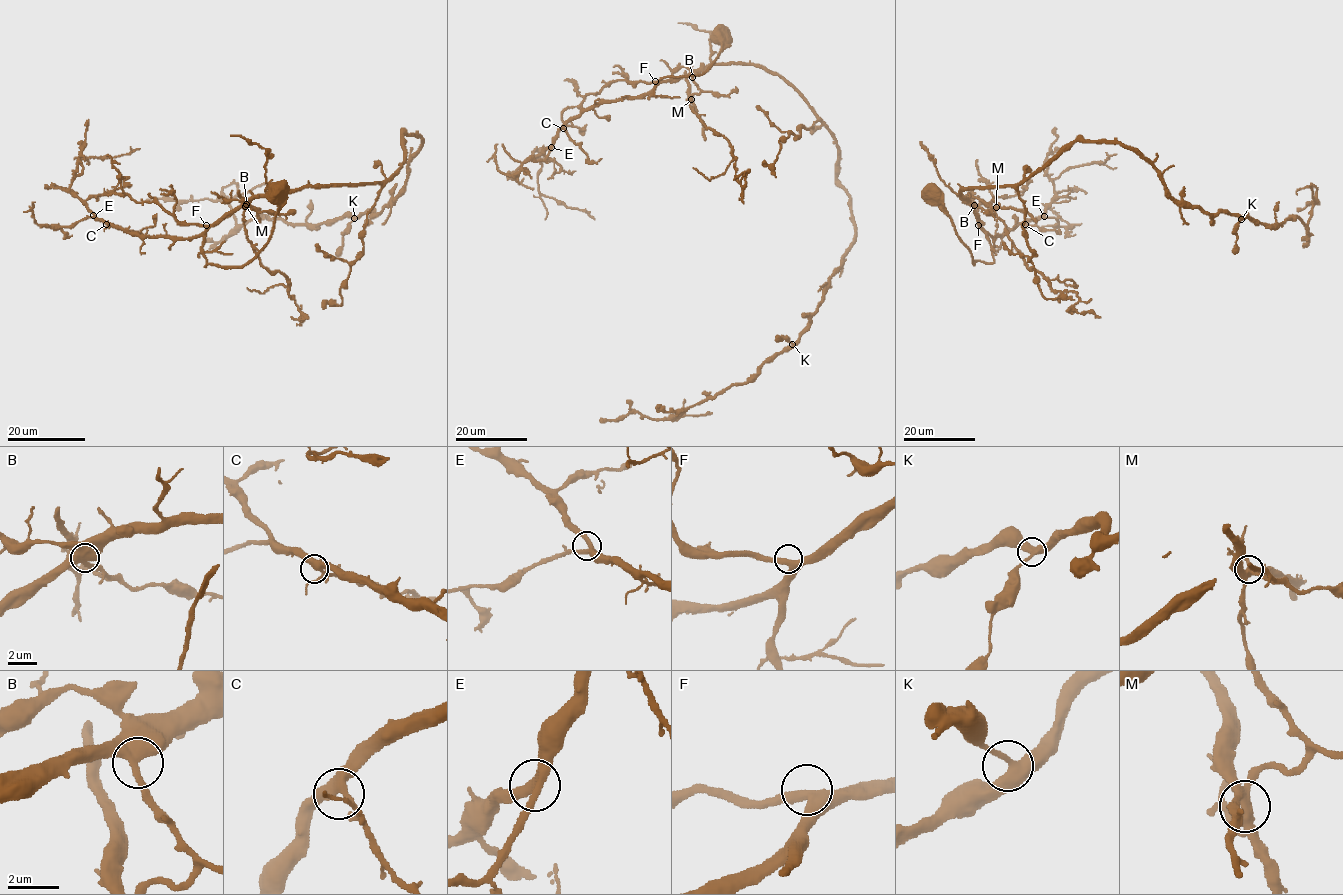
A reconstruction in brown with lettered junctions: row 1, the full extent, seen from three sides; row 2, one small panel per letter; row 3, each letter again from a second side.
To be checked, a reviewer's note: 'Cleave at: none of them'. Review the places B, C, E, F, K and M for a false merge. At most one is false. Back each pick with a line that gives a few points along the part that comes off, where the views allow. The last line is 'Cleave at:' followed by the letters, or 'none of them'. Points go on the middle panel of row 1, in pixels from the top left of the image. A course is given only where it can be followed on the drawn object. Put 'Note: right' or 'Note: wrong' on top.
Note: wrong
M: foreign part runs (691, 99), (689, 106), (704, 124), (730, 144), (735, 177), (739, 182), (742, 176), (745, 180), (743, 203)
Cleave at: M

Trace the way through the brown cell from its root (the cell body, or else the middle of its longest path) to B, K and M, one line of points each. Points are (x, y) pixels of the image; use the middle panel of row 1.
B: (721, 36), (722, 50), (704, 72), (662, 77), (654, 89), (655, 97), (652, 94), (660, 82), (692, 77)
K: (721, 36), (704, 72), (652, 94), (715, 64), (777, 73), (835, 140), (849, 197), (855, 243), (792, 344)
M: (721, 36), (722, 50), (704, 72), (662, 77), (652, 94), (660, 82), (690, 76), (700, 90), (691, 99)

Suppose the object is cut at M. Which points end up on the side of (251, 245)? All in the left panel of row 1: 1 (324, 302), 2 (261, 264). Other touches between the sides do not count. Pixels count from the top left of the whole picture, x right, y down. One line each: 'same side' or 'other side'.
1: other side
2: same side

